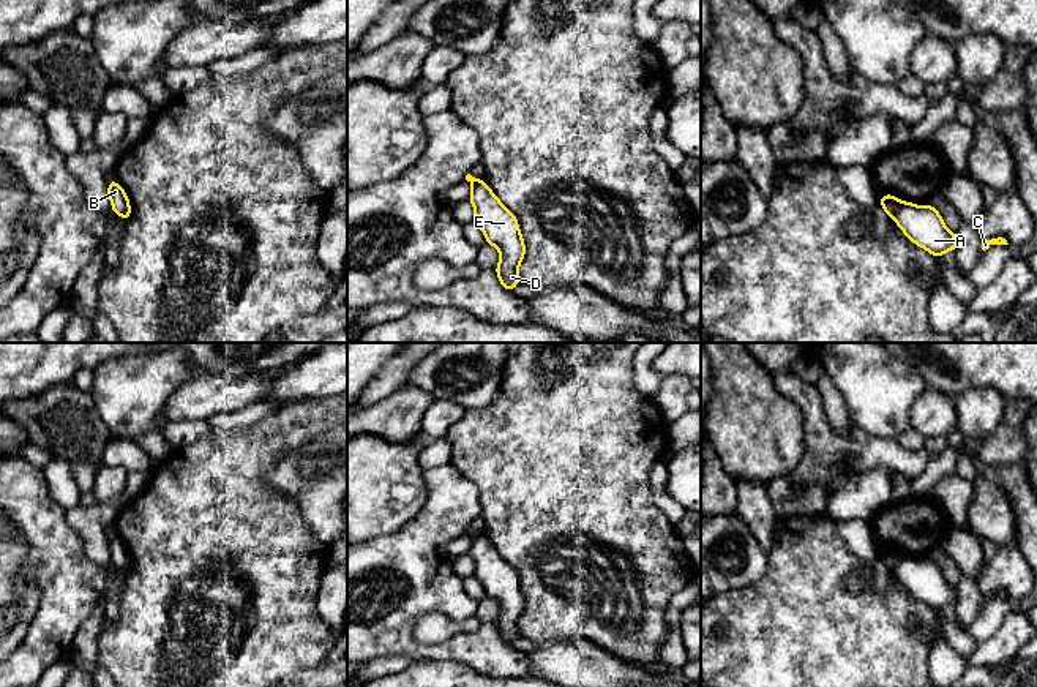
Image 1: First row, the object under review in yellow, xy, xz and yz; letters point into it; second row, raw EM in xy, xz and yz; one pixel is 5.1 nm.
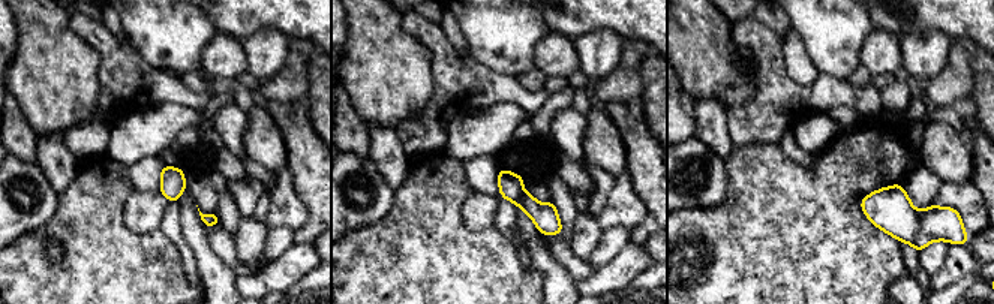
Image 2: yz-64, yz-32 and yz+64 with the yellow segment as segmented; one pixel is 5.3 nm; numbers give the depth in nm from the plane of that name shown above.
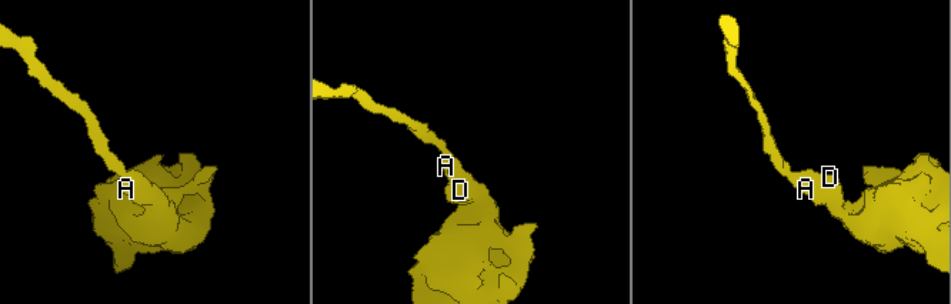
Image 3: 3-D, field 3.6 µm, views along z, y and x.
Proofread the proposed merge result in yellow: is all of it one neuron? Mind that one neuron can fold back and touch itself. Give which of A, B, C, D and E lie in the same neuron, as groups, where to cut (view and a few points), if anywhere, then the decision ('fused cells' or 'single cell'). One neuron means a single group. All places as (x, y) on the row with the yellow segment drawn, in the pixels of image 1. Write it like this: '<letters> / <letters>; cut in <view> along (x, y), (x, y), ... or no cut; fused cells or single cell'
A C D E / B; cut in yz along (902, 202), (892, 217); fused cells

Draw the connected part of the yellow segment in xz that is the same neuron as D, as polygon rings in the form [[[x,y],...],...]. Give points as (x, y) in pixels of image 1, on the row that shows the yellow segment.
[[[483,180],[474,185],[469,202],[475,207],[474,223],[483,231],[486,243],[500,251],[496,267],[499,281],[513,292],[515,286],[521,283],[518,267],[526,254],[518,220]]]

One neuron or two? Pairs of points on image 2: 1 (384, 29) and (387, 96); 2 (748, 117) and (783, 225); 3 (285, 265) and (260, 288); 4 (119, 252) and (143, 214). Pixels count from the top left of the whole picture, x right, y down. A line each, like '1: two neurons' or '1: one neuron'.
1: one neuron
2: two neurons
3: one neuron
4: two neurons

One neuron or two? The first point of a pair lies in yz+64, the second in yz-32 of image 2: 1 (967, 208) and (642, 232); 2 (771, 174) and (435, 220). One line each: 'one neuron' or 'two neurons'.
1: two neurons
2: one neuron

